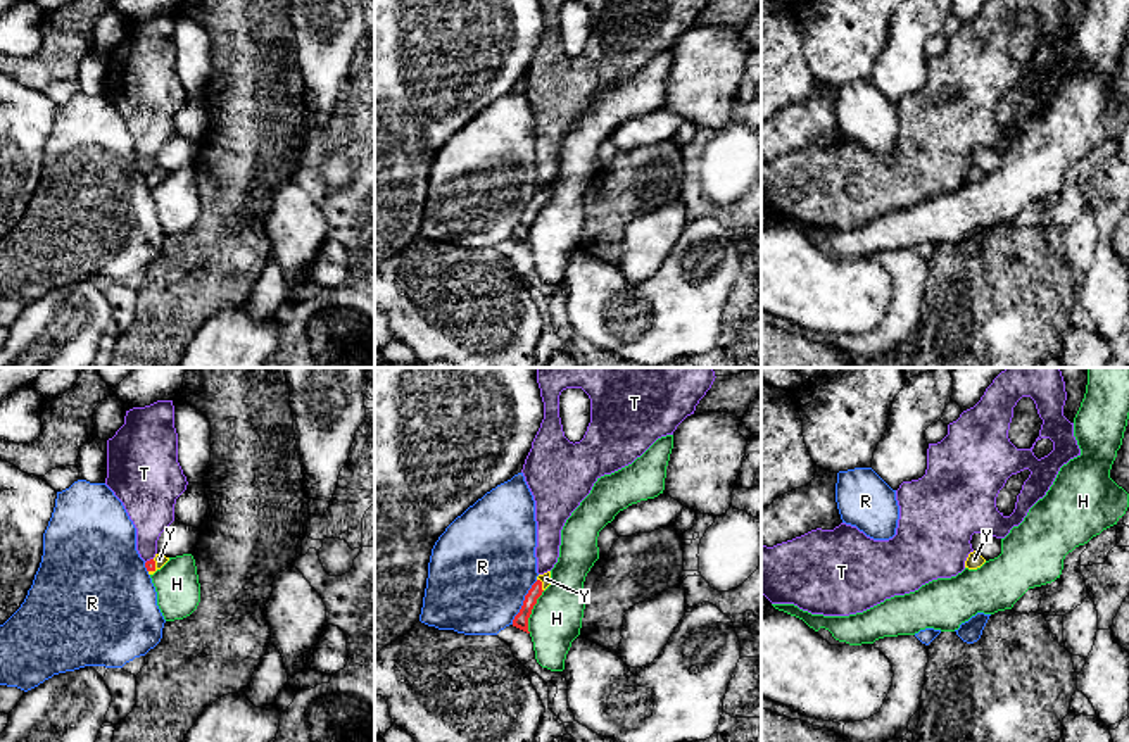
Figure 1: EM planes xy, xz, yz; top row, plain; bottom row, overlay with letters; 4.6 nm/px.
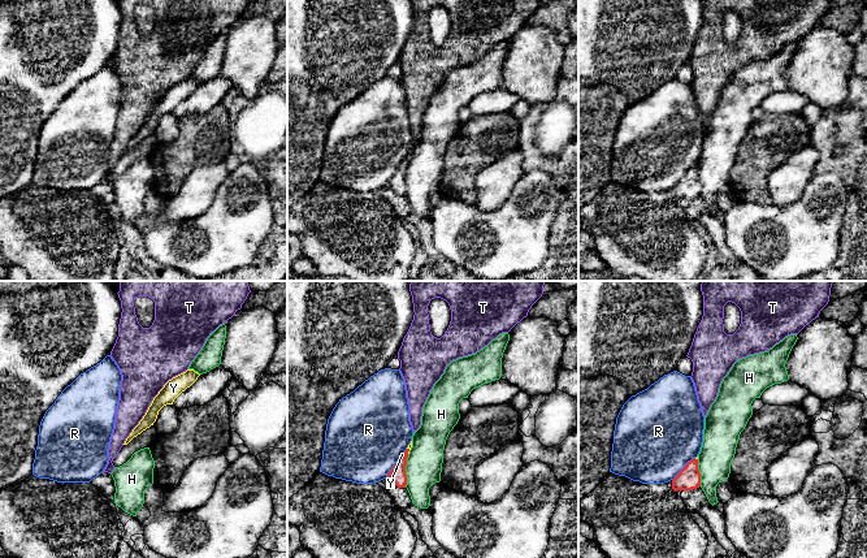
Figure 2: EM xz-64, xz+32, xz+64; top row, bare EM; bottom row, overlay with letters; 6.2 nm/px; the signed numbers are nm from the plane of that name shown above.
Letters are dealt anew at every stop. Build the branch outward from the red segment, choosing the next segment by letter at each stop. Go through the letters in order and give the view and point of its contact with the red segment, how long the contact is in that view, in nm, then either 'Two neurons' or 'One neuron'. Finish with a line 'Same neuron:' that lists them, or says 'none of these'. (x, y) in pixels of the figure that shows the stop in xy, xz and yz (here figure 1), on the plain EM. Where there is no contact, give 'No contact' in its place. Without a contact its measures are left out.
H: Touches red at xz (530, 225). Shared border 220 nm. Two neurons
R: Touches red at xz (523, 216). Shared border 240 nm. Two neurons
T: Touches red at xy (151, 173). Shared border 50 nm. Two neurons
Y: Touches red at xy (154, 180). Shared border 70 nm. One neuron
Same neuron: Y

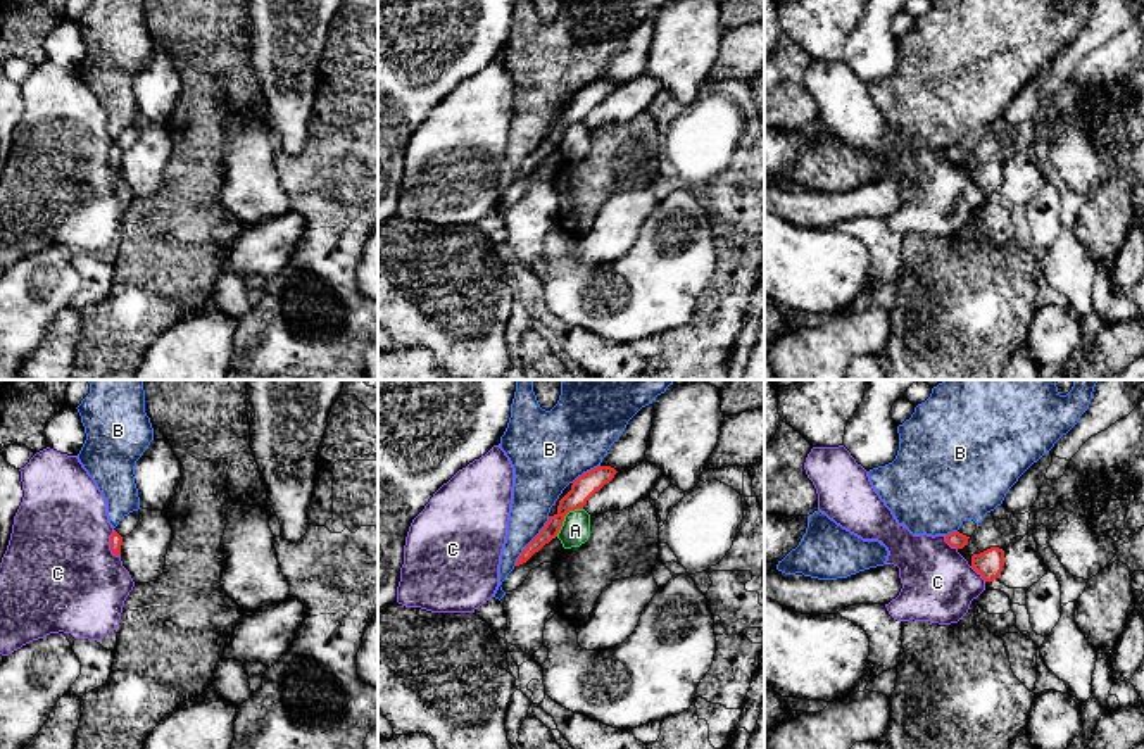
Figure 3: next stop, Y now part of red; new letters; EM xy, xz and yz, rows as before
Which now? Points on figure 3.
A: Touches red at xz (563, 132). Shared border 180 nm. Two neurons
B: Touches red at xz (532, 154). Shared border 280 nm. Two neurons
C: Touches red at xy (111, 157). Shared border 130 nm. Two neurons
Same neuron: none of these

